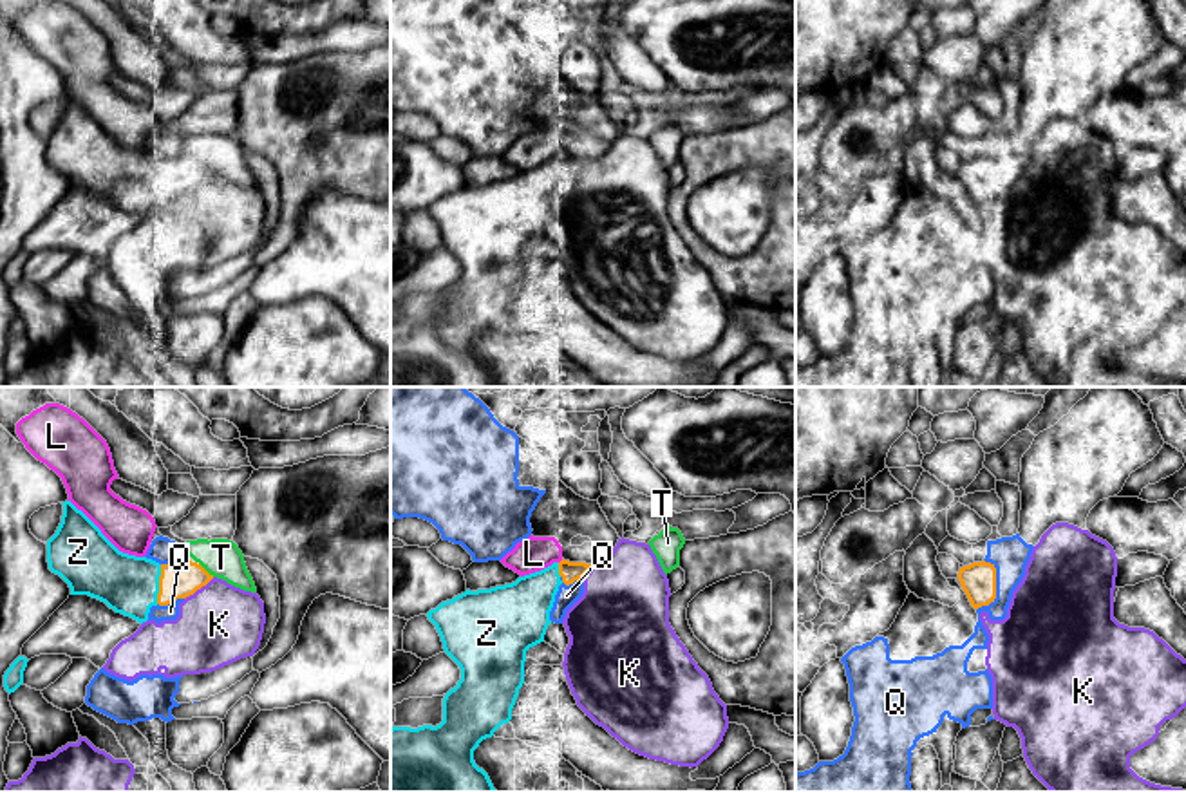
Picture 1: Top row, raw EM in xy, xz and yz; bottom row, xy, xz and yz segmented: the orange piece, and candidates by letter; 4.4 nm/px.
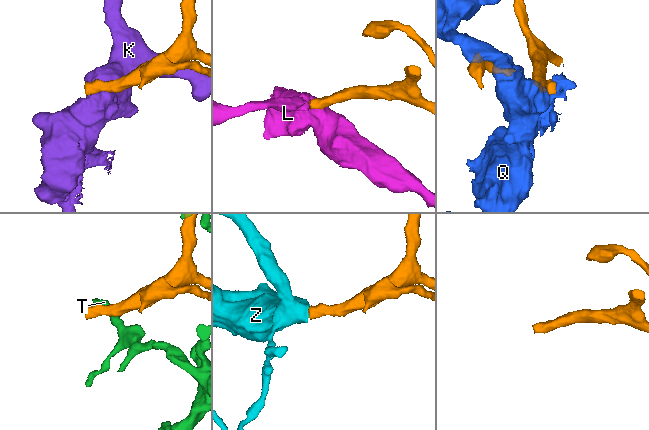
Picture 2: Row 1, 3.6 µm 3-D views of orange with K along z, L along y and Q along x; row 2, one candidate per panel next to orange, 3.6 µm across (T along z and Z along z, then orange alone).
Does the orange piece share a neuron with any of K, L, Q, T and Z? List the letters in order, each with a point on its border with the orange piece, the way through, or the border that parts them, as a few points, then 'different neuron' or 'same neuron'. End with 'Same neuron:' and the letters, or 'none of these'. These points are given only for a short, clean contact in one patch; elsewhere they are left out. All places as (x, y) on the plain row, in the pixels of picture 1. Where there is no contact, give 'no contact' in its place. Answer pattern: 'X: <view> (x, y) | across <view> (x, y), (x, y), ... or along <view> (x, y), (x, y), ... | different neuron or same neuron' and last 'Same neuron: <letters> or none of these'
K: xy (199, 183) | different neuron
L: xz (561, 156) | different neuron
Q: yz (995, 181) | different neuron
T: xy (205, 165) | different neuron
Z: xy (160, 179) | same neuron
Same neuron: Z

